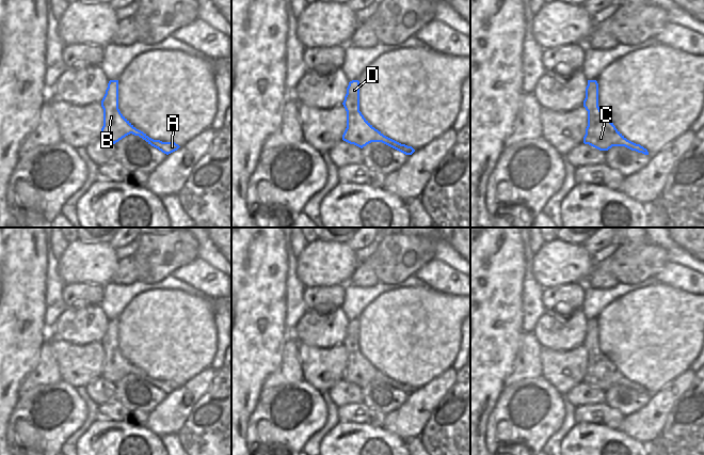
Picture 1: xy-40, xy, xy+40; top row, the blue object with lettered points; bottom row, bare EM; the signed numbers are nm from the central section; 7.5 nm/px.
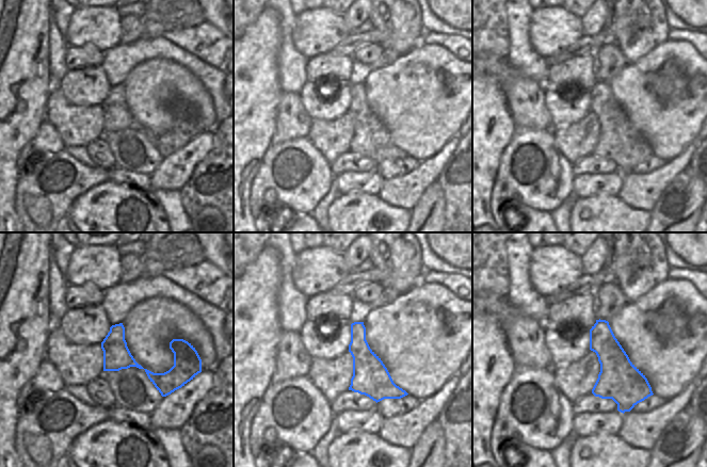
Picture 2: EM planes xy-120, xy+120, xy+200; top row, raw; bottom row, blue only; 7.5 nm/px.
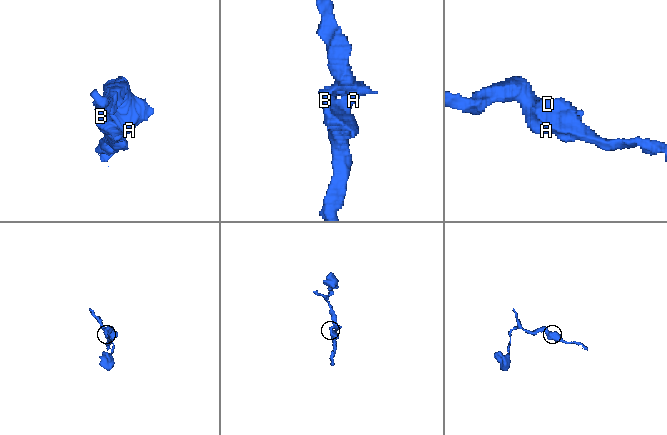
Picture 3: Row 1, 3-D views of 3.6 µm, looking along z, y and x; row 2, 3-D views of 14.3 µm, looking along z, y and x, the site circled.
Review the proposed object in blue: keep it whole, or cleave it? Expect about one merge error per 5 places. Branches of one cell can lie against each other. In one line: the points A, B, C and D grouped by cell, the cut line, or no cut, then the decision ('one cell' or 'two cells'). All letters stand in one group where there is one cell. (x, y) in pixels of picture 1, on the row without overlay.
A B C D | no cut | one cell

